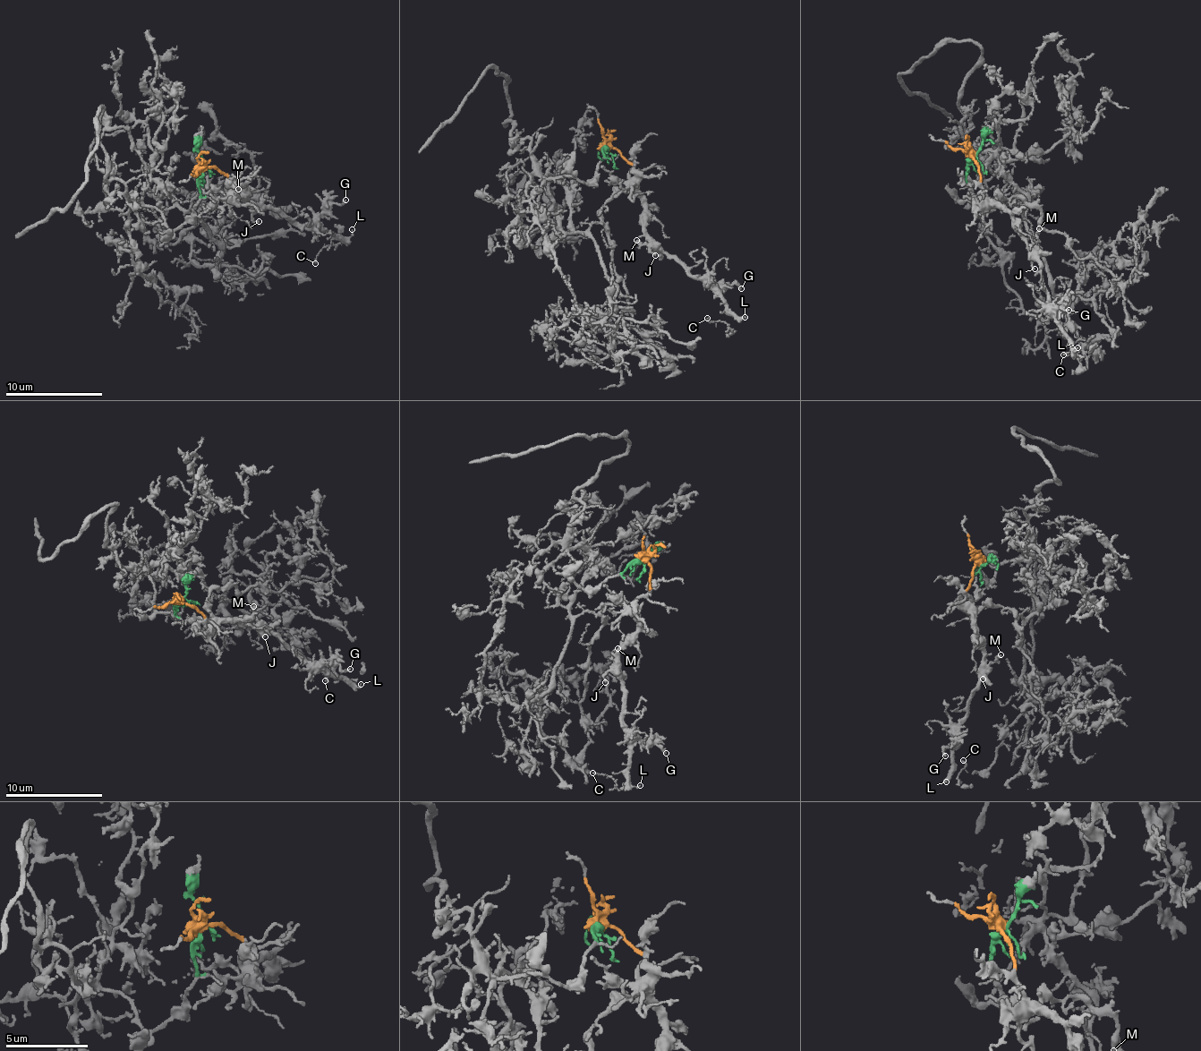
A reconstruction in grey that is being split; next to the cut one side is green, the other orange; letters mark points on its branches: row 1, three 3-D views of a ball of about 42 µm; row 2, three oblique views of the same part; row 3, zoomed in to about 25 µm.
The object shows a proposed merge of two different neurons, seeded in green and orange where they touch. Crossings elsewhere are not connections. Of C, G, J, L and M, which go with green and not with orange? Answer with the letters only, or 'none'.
none

